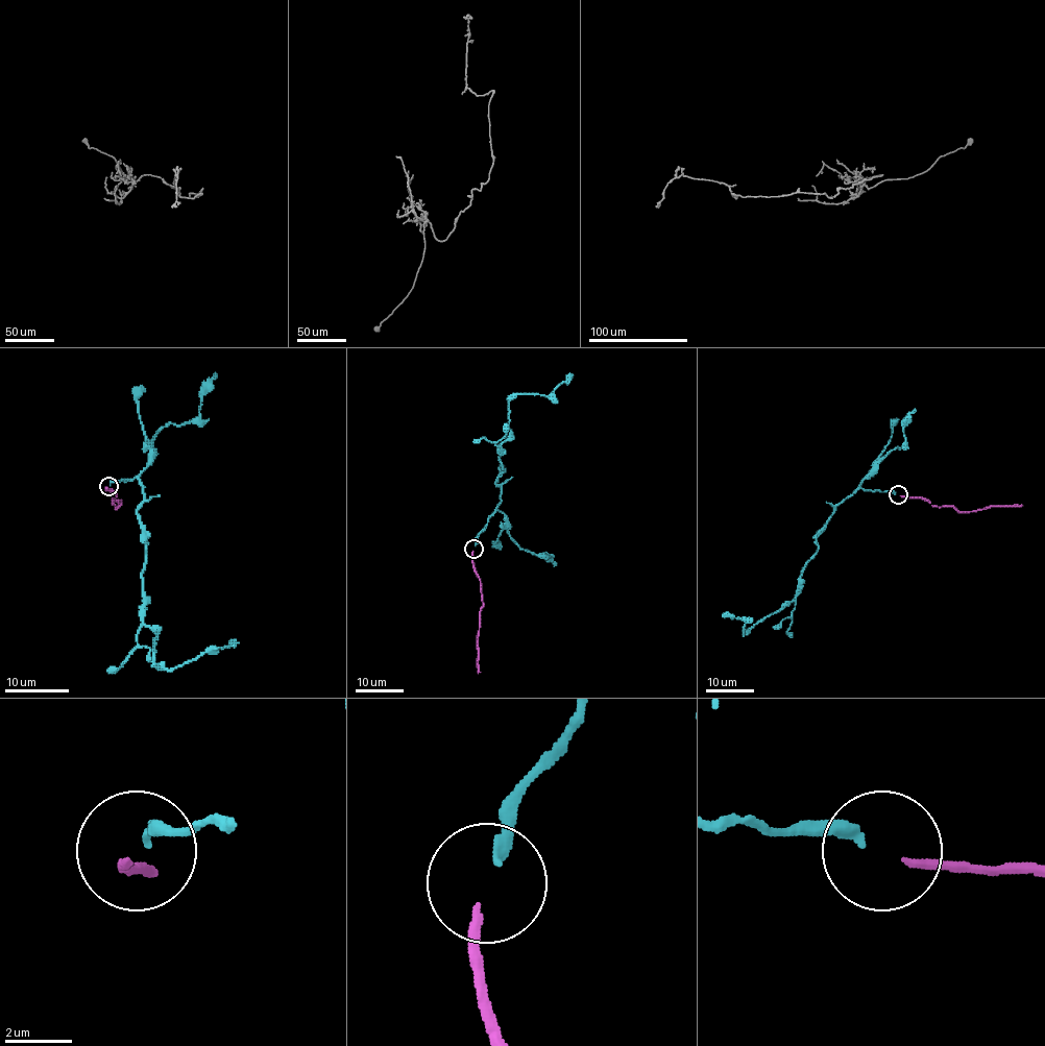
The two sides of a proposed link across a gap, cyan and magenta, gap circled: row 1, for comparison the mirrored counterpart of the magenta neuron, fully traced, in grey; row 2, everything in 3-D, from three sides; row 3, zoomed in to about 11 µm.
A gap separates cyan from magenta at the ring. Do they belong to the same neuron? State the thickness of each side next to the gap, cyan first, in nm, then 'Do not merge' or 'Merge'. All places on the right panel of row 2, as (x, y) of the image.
Thickness 340 nm (cyan) against 240 nm. Merge

